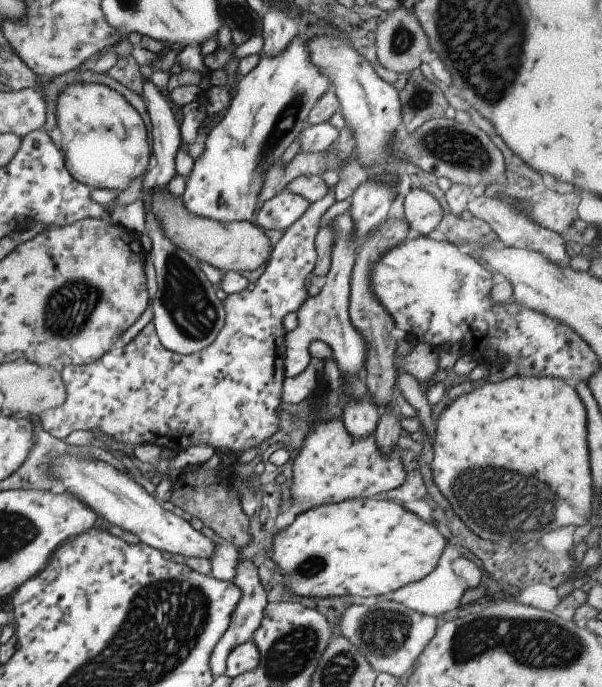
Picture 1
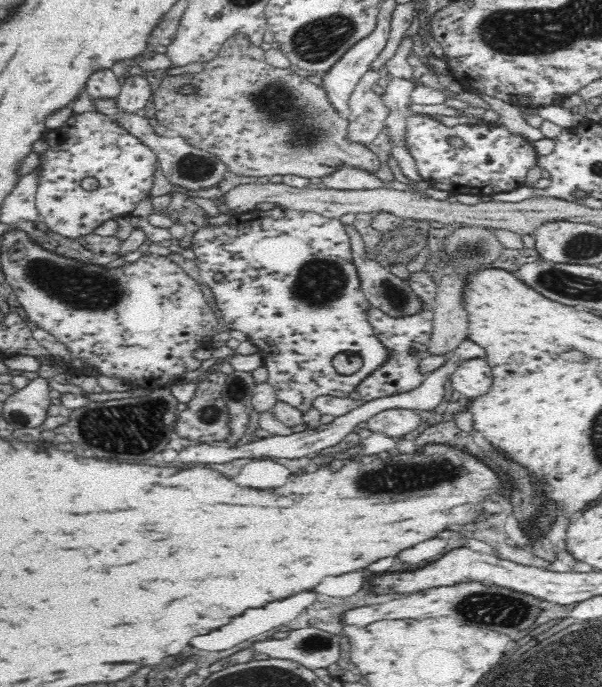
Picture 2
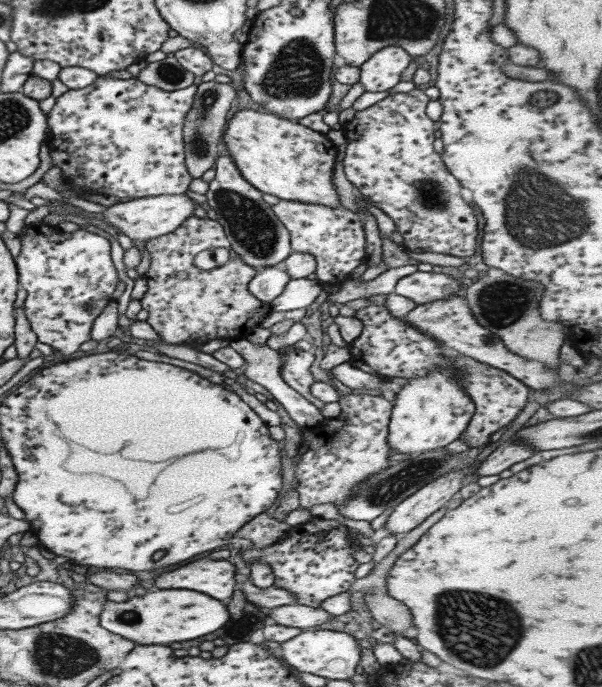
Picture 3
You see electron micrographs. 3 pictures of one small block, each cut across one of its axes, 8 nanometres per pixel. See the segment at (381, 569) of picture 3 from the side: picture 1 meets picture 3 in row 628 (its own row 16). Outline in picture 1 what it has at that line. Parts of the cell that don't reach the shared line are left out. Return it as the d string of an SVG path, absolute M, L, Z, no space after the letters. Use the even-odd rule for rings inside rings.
M399 6L397 10L387 12L384 20L378 24L375 46L377 64L385 70L402 73L417 68L421 62L421 52L428 47L428 42L417 17L405 7Z

